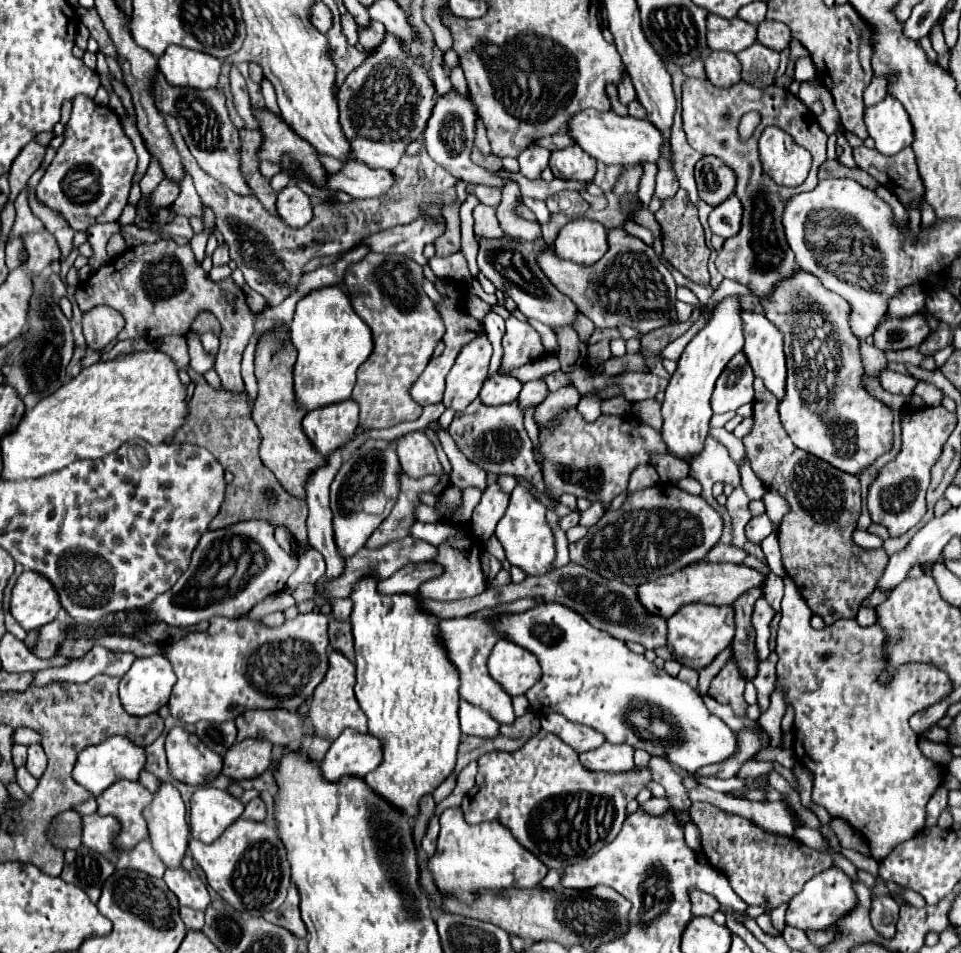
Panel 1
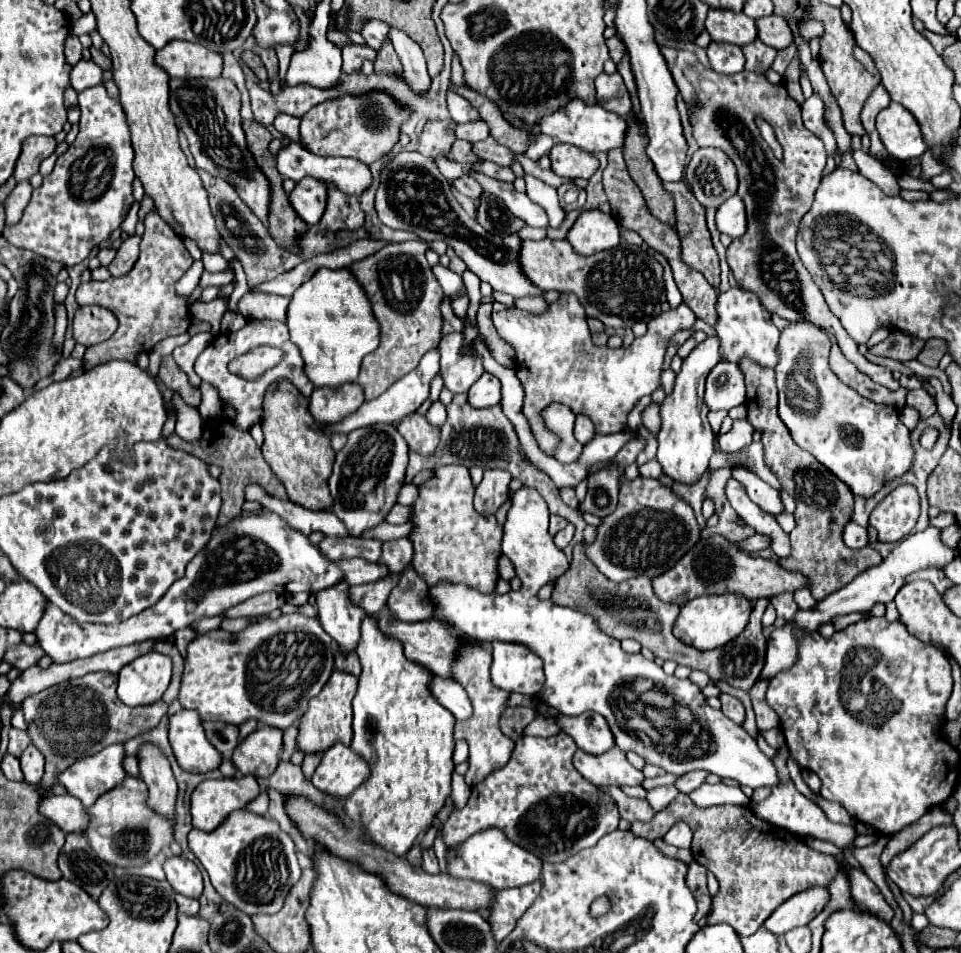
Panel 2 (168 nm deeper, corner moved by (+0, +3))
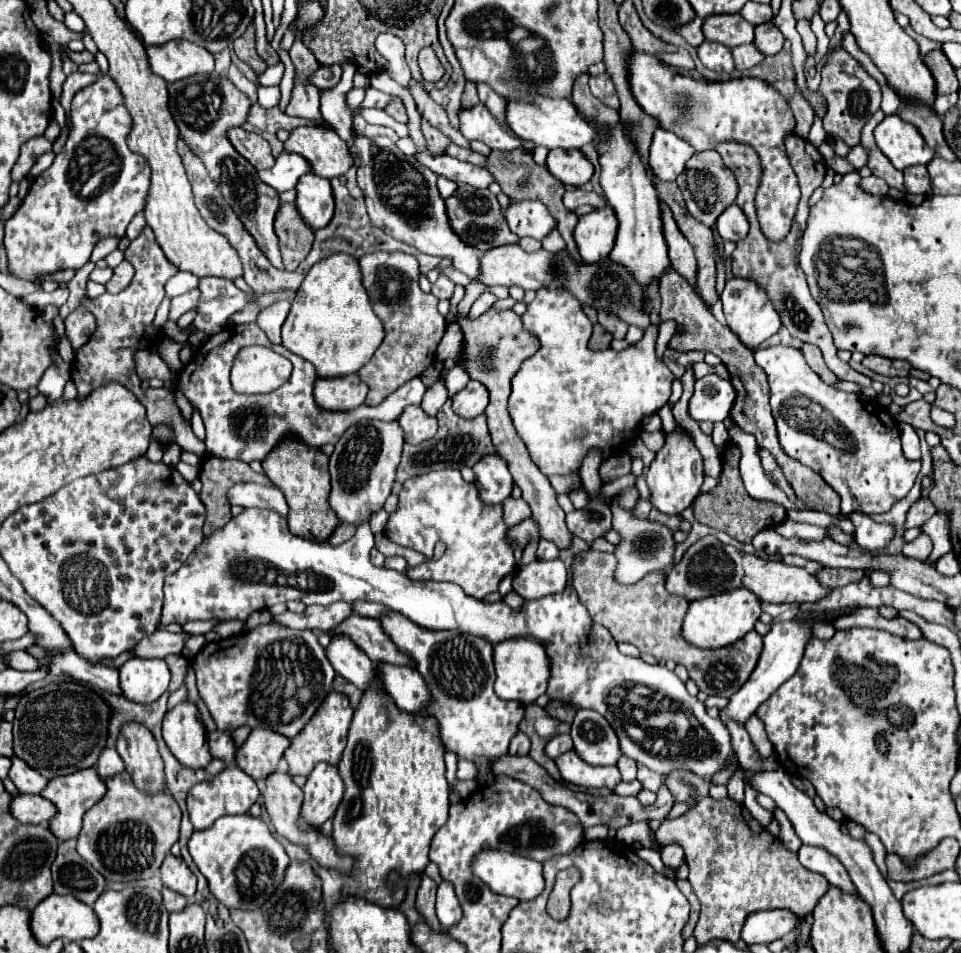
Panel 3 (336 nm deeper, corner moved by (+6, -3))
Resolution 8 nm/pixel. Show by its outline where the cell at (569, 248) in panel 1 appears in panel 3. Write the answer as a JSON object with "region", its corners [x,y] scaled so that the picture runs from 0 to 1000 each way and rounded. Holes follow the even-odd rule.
{"region":[[[637,217],[620,219],[612,226],[601,228],[601,236],[597,240],[597,253],[601,257],[608,276],[620,276],[633,270],[633,265],[639,259],[641,238],[643,232]]]}

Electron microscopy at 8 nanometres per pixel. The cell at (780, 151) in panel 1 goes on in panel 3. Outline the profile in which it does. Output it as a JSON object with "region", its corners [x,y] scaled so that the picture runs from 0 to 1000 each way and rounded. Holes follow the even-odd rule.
{"region":[[[660,54],[656,62],[656,91],[666,112],[685,125],[689,135],[697,135],[710,146],[718,148],[724,158],[743,156],[749,148],[772,148],[783,152],[793,167],[793,190],[787,203],[789,232],[797,249],[812,253],[818,249],[832,209],[830,188],[820,171],[816,144],[826,135],[826,123],[810,95],[797,85],[770,81],[753,87],[735,89],[720,81],[703,79],[693,66],[674,56]]]}

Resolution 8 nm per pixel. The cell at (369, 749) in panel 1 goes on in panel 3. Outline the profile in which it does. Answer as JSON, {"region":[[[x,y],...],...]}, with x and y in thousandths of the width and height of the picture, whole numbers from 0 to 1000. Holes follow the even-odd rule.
{"region":[[[331,801],[320,813],[314,830],[316,845],[312,866],[333,868],[341,857],[348,855],[358,836],[358,820],[352,811],[352,805],[343,801]]]}

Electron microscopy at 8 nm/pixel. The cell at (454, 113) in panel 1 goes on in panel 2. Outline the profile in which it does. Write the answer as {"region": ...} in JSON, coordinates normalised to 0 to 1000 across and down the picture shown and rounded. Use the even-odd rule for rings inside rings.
{"region":[[[493,184],[493,188],[497,188],[497,192],[504,196],[504,200],[512,200],[512,205],[520,207],[524,211],[524,215],[539,230],[543,230],[552,238],[570,238],[568,221],[562,215],[558,215],[556,211],[552,211],[552,207],[547,203],[537,200],[535,194],[531,194],[531,192],[516,192],[516,188],[502,188],[502,186],[504,184]]]}

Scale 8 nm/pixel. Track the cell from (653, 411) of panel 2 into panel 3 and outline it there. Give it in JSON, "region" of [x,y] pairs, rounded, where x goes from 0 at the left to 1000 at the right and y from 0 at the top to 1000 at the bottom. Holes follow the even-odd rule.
{"region":[[[681,452],[681,454],[668,454],[666,461],[670,463],[670,467],[676,471],[676,473],[685,473],[689,467],[691,467],[691,456],[689,452]]]}

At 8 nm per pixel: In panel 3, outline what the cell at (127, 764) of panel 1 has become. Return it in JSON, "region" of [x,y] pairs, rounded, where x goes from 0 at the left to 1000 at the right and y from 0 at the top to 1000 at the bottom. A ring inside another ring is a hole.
{"region":[[[100,805],[94,807],[85,807],[67,815],[56,815],[48,828],[44,830],[44,836],[48,836],[50,841],[54,841],[60,847],[60,855],[52,861],[52,870],[54,874],[60,878],[60,882],[69,882],[75,878],[81,878],[83,870],[85,870],[85,855],[98,845],[102,843],[110,832],[110,822],[108,817],[102,813]]]}

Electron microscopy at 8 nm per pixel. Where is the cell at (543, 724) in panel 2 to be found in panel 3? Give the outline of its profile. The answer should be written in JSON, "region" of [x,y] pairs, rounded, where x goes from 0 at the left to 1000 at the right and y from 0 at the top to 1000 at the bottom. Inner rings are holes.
{"region":[[[539,769],[531,780],[531,790],[533,792],[549,792],[549,788],[552,788],[552,775],[545,769]]]}

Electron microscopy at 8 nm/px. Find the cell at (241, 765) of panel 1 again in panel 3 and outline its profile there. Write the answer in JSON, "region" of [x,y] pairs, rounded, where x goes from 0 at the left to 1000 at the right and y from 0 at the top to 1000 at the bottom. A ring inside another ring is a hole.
{"region":[[[264,765],[246,790],[246,803],[262,817],[277,817],[289,809],[289,796],[302,784],[302,775],[279,765]]]}

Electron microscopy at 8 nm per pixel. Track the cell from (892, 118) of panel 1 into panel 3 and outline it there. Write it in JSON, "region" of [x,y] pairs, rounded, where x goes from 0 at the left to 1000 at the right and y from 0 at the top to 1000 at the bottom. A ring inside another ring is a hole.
{"region":[[[922,121],[909,135],[912,152],[928,169],[932,177],[949,173],[966,173],[972,158],[961,150],[955,135],[930,121]]]}

